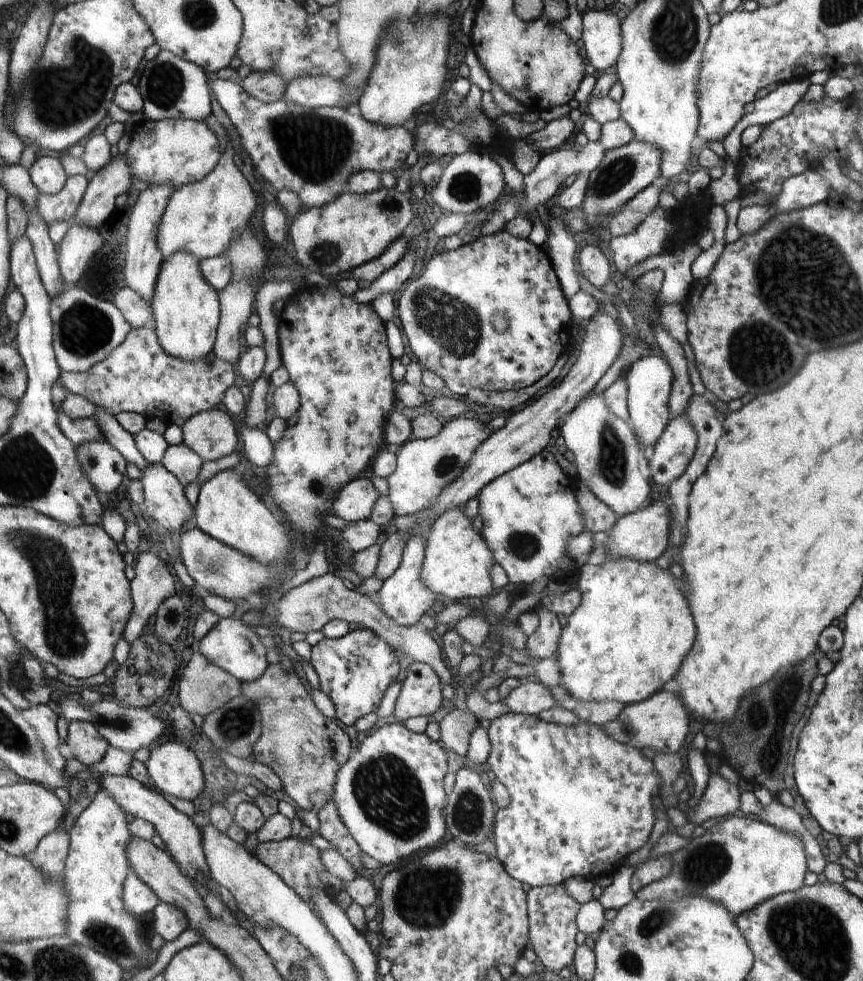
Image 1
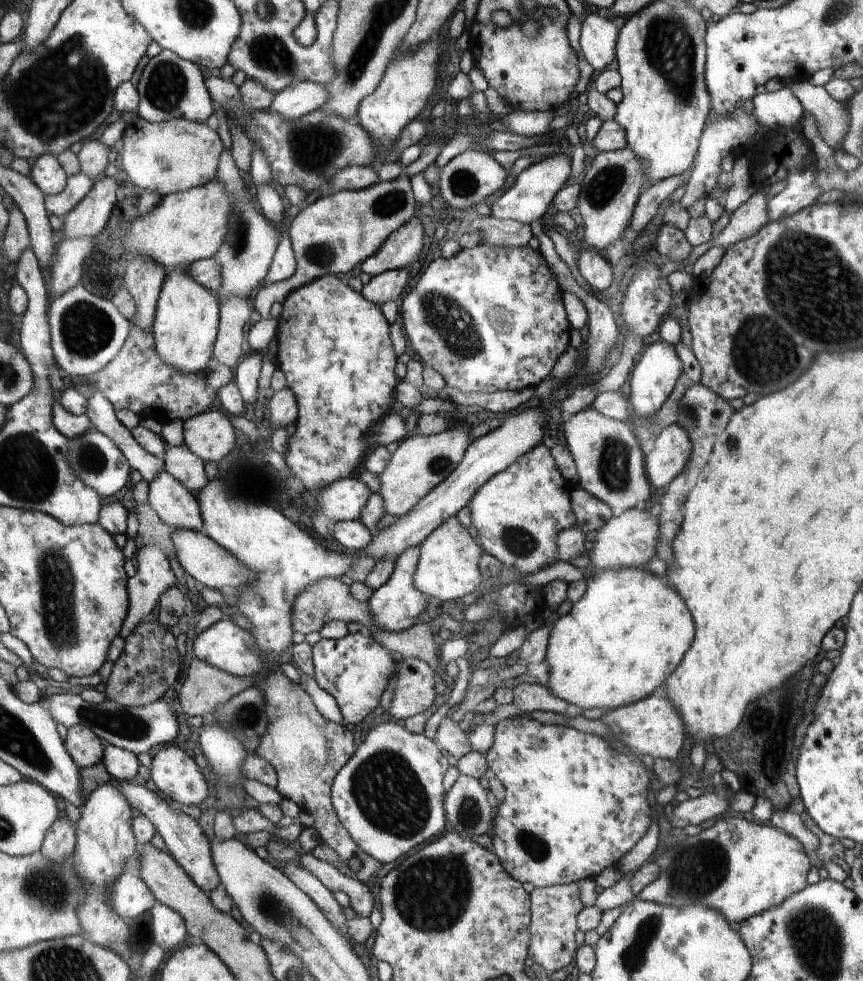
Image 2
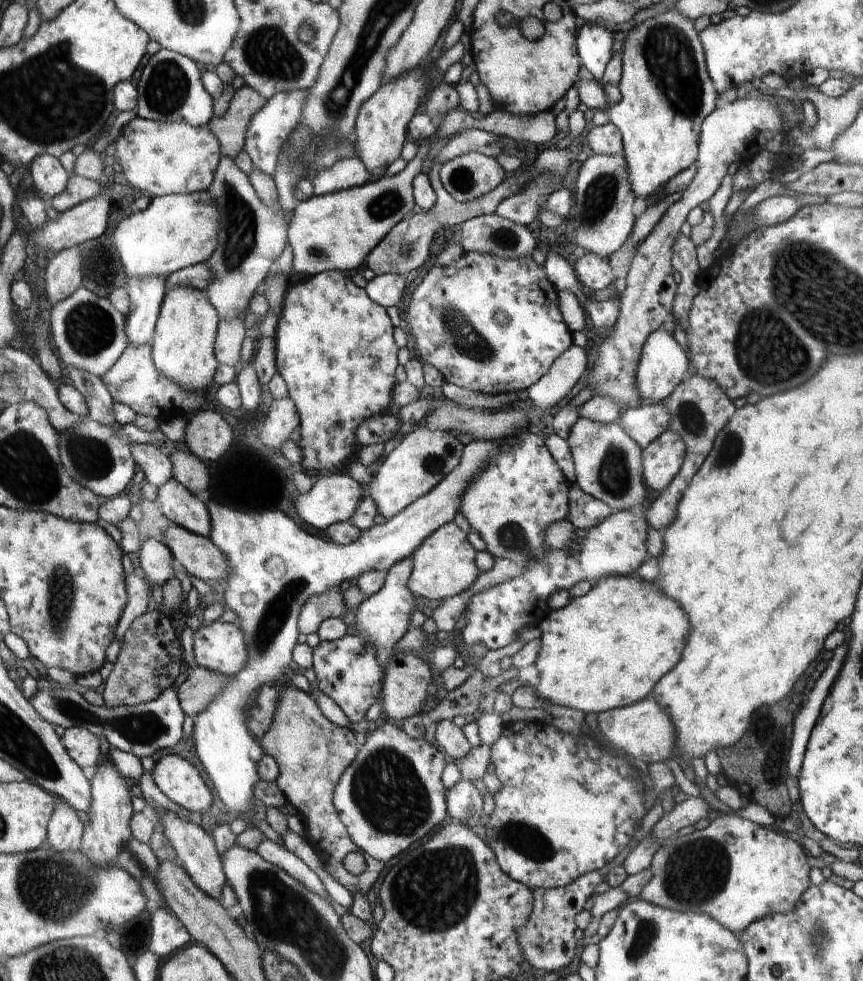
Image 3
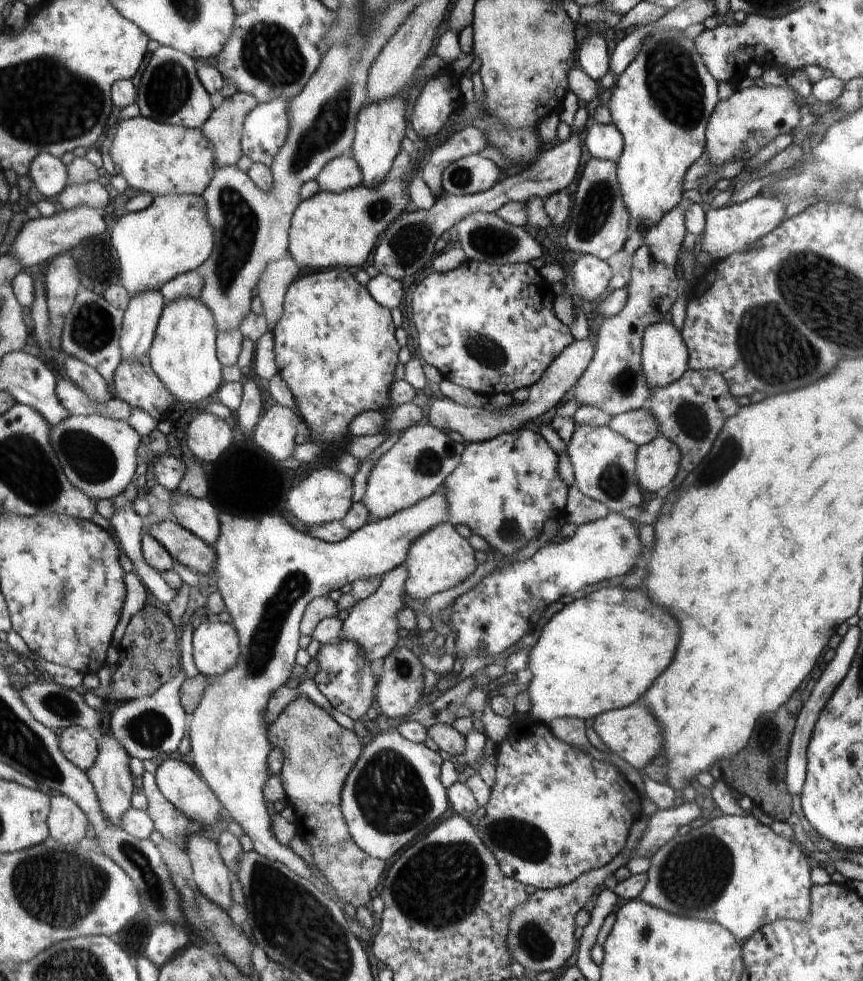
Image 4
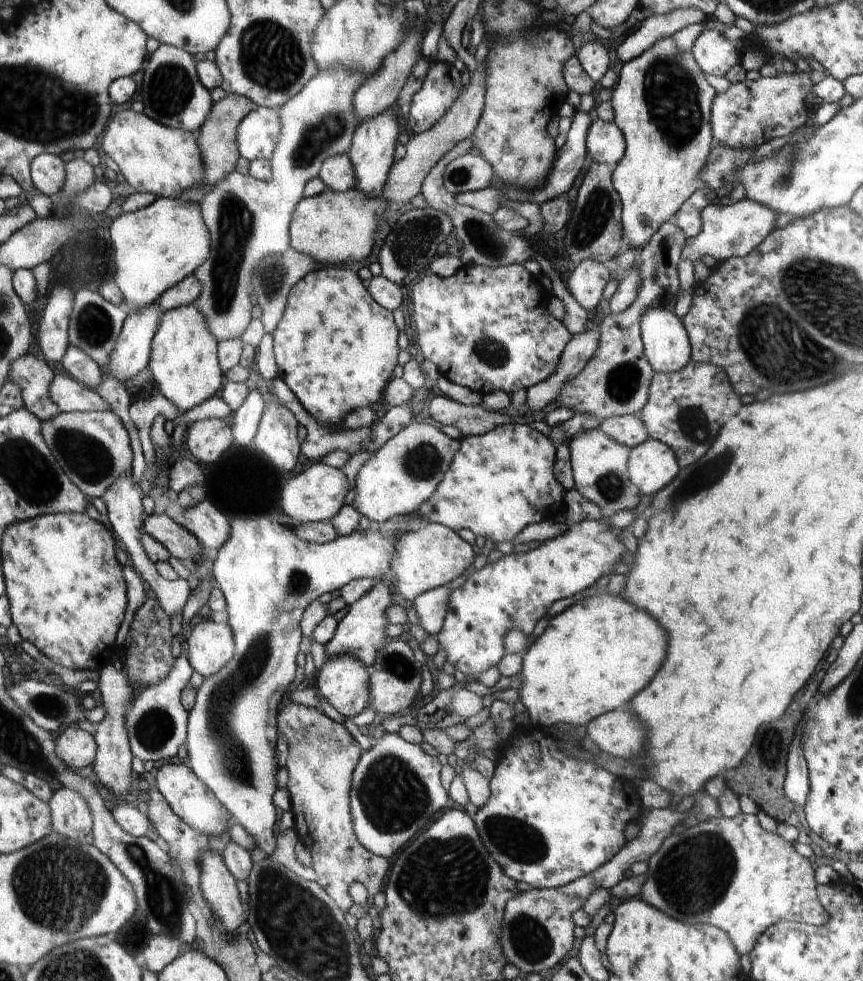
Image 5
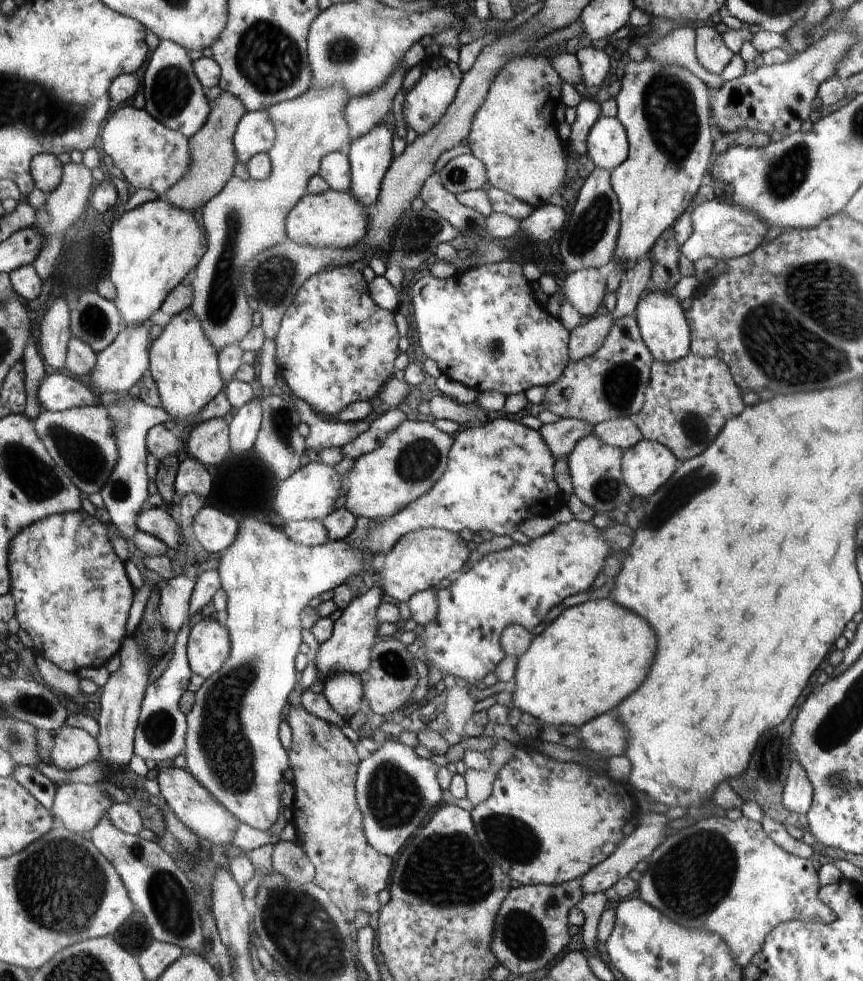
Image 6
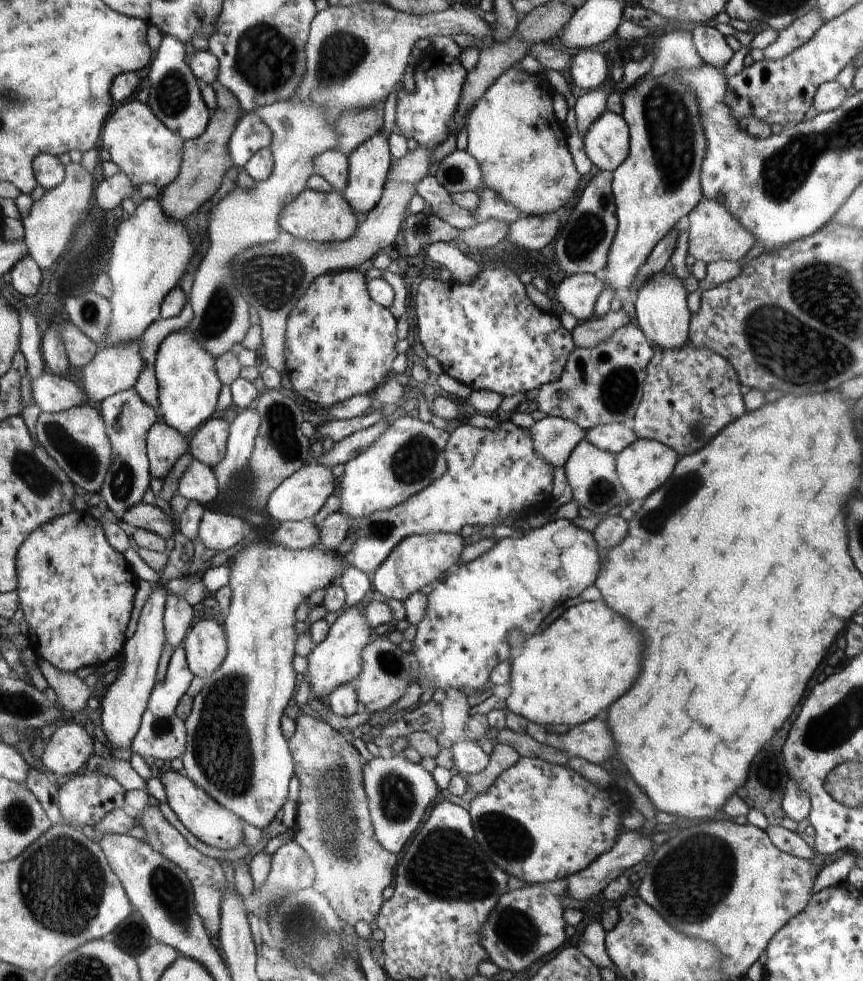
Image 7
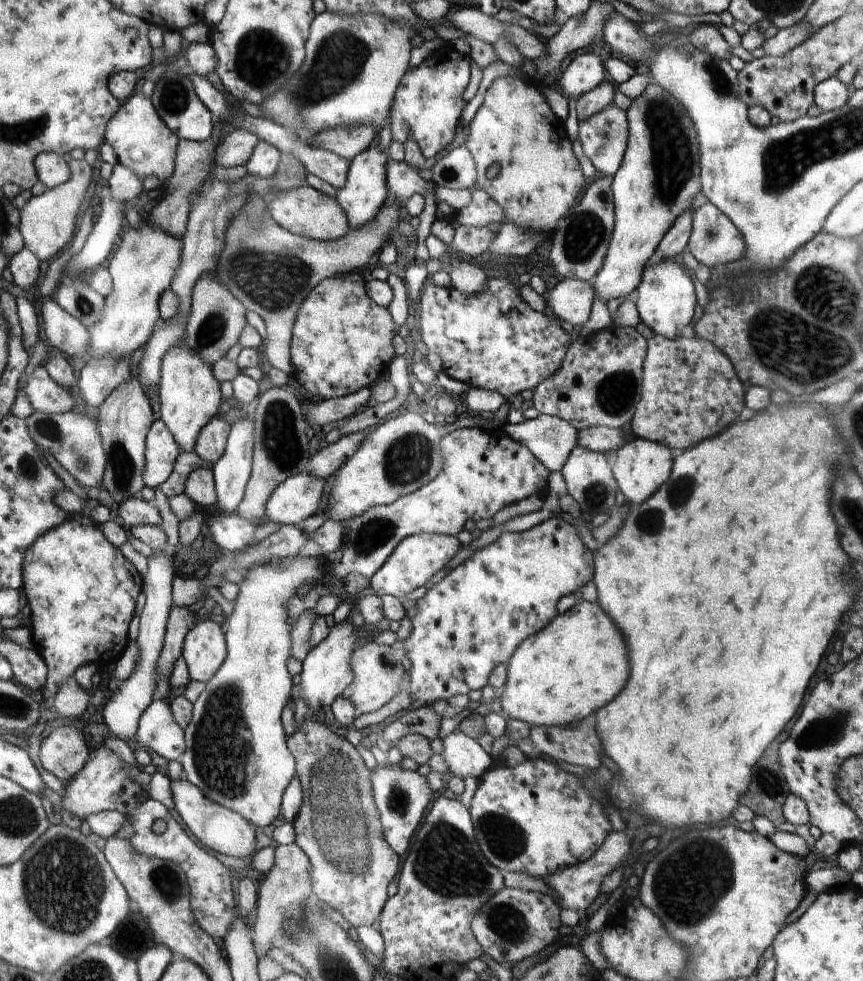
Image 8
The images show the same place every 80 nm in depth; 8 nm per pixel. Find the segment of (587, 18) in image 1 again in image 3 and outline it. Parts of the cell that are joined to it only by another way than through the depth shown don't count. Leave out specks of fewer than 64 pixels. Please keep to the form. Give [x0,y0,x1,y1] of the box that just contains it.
[577,21,614,82]

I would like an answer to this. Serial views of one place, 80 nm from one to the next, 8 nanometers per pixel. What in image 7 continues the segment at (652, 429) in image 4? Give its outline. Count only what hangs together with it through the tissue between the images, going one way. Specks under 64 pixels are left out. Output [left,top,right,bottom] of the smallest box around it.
[586,423,636,456]

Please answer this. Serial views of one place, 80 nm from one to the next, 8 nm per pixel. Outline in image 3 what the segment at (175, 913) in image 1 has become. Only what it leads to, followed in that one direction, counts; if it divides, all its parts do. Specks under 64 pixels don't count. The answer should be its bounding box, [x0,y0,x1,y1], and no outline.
[149,907,191,957]

